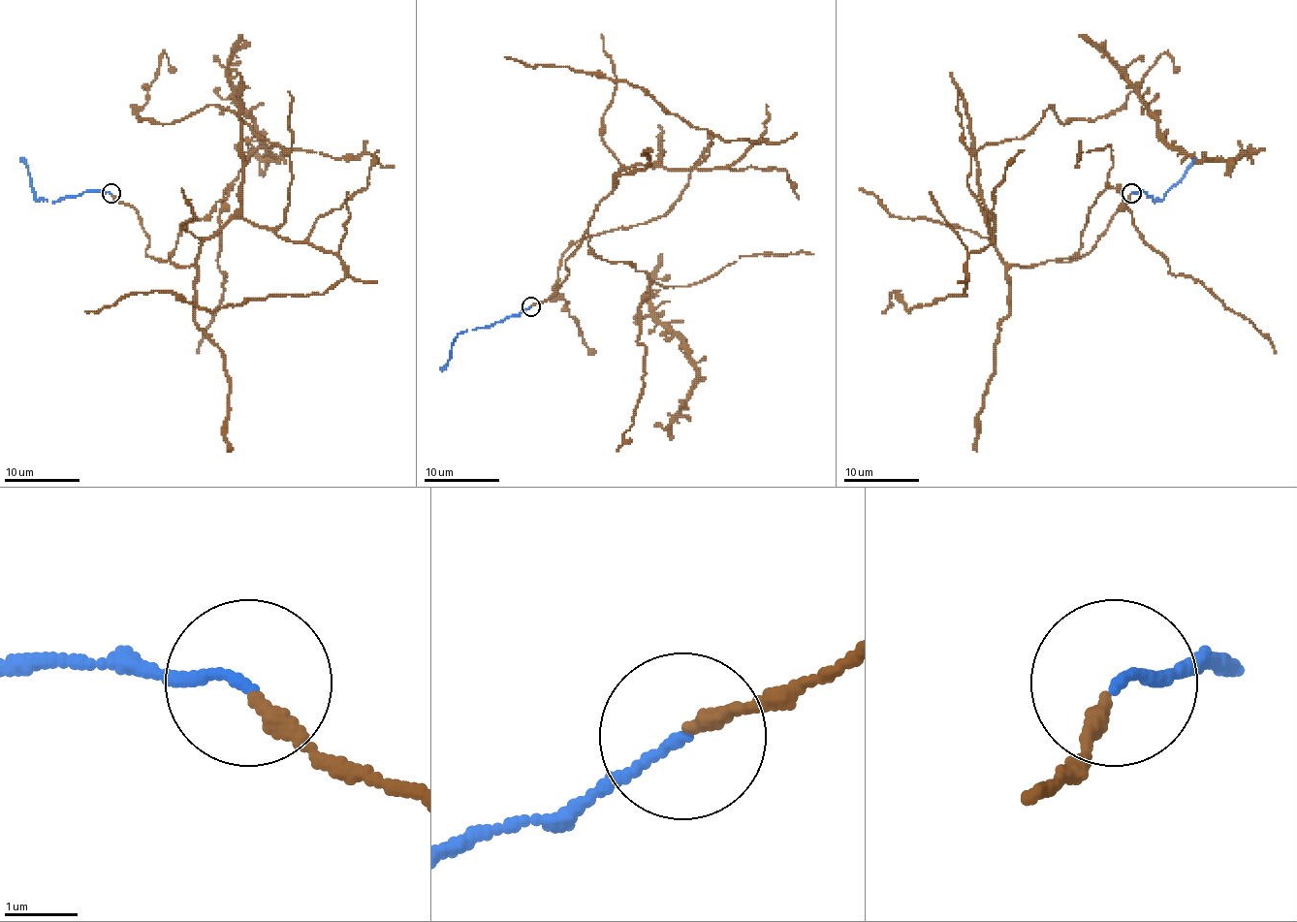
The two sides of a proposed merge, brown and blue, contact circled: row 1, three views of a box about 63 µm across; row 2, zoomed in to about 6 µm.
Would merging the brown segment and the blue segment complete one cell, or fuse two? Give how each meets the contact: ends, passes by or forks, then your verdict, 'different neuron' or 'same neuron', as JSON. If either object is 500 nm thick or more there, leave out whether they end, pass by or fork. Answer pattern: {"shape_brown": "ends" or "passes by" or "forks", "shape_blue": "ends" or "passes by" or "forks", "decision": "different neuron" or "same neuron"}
{"shape_brown": "ends", "shape_blue": "ends", "decision": "same neuron"}

